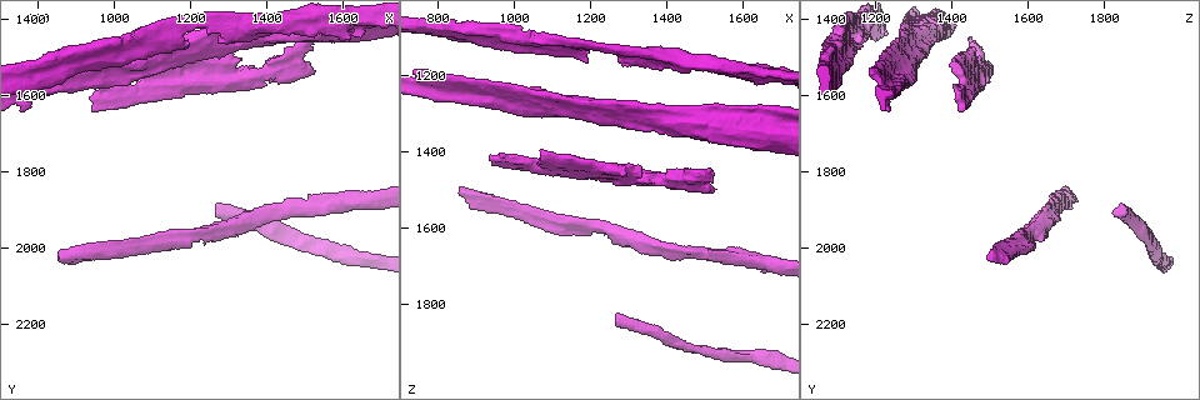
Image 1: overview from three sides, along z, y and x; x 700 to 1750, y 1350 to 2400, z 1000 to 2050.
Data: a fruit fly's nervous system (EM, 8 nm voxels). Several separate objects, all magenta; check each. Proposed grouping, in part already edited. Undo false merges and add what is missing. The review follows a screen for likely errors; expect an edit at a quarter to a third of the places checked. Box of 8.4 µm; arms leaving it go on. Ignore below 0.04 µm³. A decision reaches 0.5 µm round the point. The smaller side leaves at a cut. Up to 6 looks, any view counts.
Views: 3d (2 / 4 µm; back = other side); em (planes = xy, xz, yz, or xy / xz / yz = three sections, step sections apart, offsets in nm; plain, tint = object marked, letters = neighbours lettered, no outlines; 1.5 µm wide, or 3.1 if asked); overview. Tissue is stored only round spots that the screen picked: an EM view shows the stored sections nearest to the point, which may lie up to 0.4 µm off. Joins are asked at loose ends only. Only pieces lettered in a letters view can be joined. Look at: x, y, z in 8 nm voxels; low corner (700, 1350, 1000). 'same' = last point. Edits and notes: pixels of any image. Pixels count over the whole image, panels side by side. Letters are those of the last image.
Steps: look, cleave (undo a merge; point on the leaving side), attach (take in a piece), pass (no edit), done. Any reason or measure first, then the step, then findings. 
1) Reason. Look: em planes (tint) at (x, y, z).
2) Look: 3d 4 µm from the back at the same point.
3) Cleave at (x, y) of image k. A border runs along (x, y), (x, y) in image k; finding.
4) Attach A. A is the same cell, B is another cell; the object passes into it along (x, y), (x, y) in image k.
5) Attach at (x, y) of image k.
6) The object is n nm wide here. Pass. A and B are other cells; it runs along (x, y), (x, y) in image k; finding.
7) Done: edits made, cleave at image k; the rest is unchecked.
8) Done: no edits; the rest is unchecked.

Branch stops here. Look: em planes (tint) at (855, 2025, 1485).

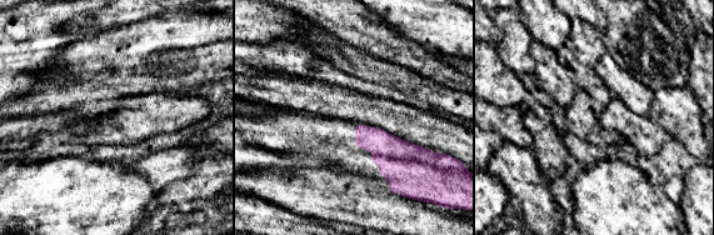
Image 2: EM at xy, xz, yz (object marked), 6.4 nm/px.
What lies round it. Look: em planes (letters) at the same point.

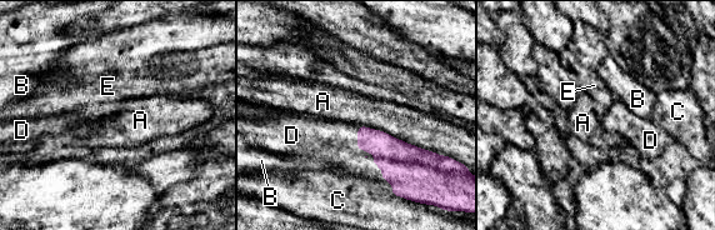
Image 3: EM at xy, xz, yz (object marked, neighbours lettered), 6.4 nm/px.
Attach D. D is the same cell, A, B, C and E are other cells; the object passes into it along (410, 169), (374, 156), (338, 143) in image 3; it goes on there.

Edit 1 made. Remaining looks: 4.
Look: overview.

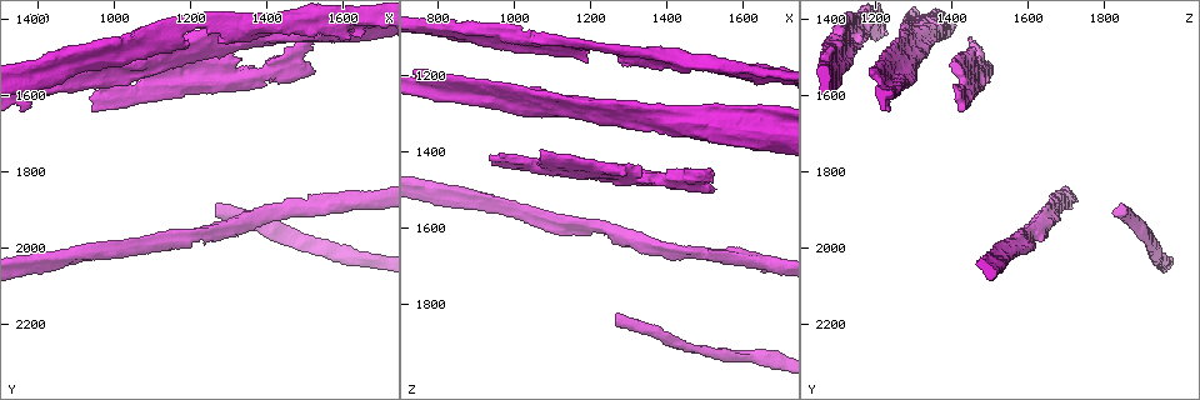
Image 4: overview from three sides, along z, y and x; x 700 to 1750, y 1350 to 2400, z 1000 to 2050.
Branch stops here. Look: em xy step 8 (letters) at (935, 1615, 1415).

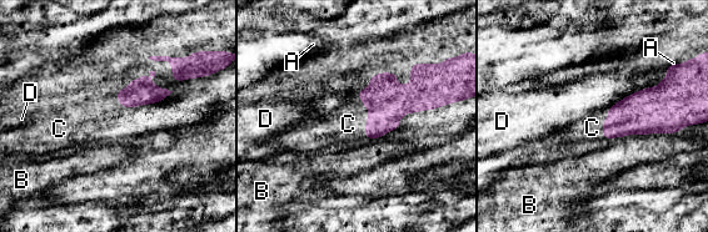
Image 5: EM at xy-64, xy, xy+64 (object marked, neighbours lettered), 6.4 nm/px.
Another direction. Look: em planes (letters) at the same point.

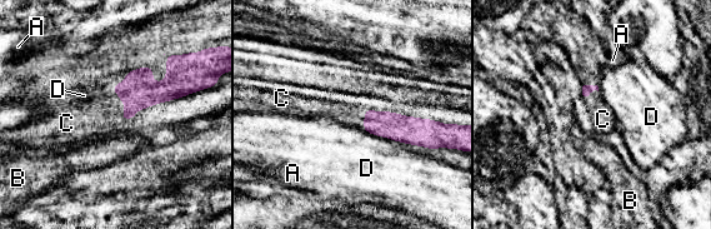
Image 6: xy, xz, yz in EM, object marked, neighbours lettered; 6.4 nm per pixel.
Attach C. C is the same cell, A, B and D are other cells; the object passes into it along (139, 90), (123, 101), (93, 118) in image 6; it goes on there.

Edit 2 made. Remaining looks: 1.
Done: edits made, attach at image 3, attach at image 6; the rest is unchecked.

